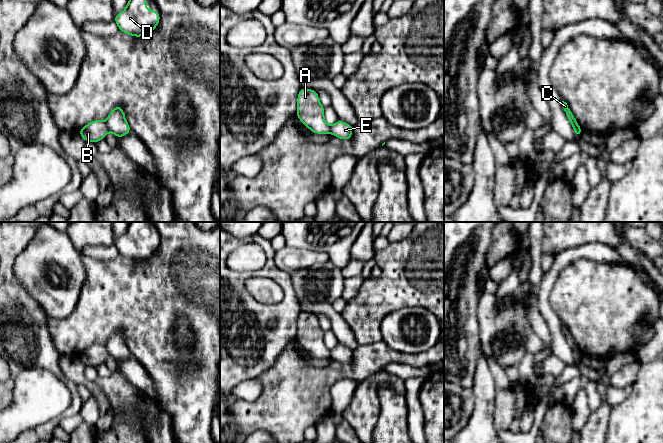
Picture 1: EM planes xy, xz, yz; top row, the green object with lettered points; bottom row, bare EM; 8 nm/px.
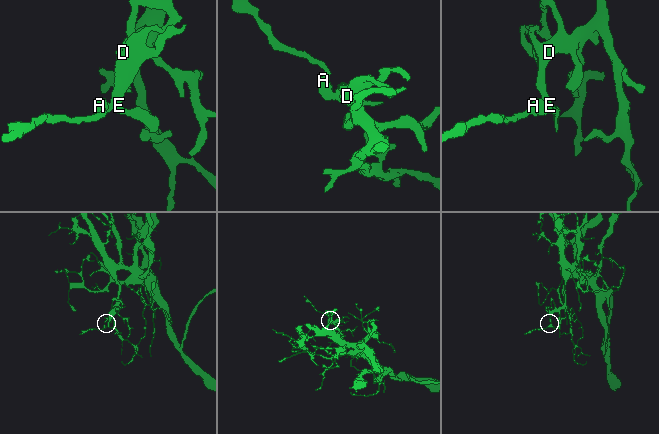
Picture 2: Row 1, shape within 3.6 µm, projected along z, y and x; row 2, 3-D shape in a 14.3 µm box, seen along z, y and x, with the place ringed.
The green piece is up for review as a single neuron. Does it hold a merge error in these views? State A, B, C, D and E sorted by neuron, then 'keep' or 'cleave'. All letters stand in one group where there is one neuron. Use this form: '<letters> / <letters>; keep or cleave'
A B / C D E; cleave

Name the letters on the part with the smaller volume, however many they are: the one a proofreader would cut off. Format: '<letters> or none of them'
A, B

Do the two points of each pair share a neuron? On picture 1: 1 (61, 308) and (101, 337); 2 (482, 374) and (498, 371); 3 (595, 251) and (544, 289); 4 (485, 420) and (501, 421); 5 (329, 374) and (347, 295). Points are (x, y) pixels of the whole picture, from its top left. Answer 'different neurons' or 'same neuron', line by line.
1: different neurons
2: different neurons
3: same neuron
4: different neurons
5: different neurons

